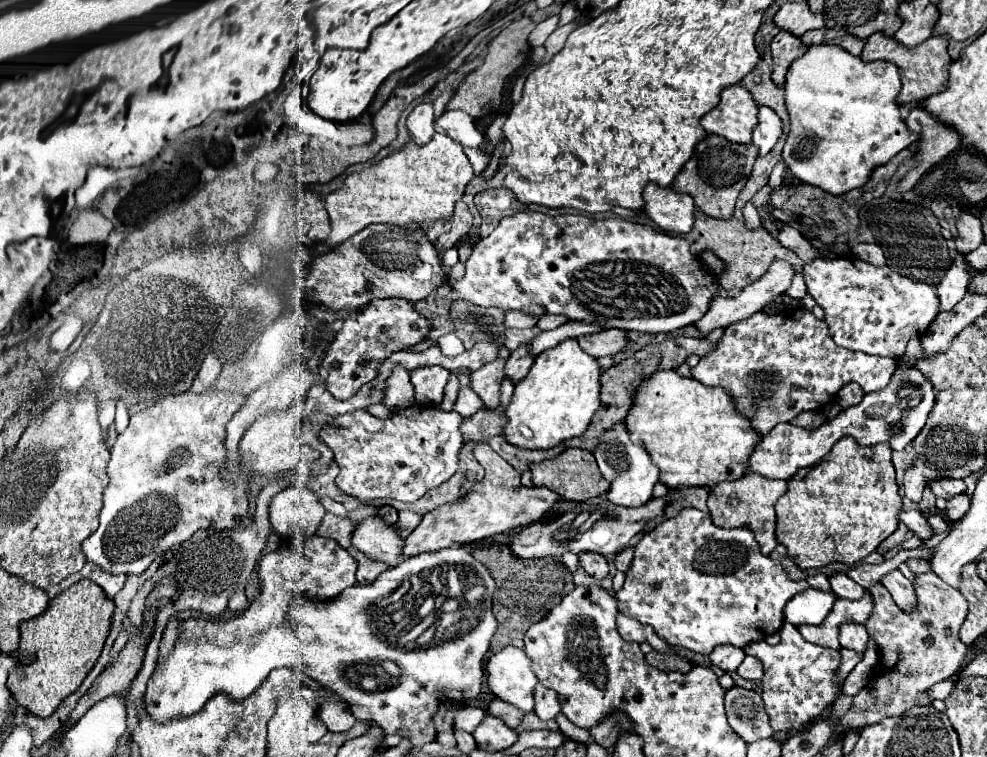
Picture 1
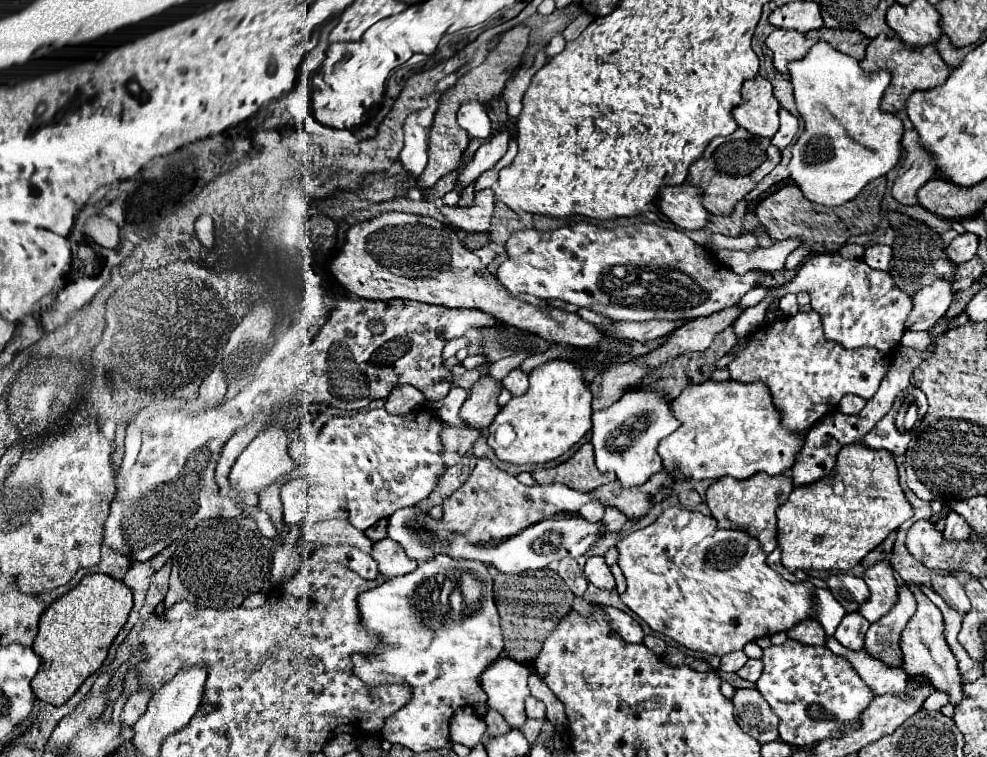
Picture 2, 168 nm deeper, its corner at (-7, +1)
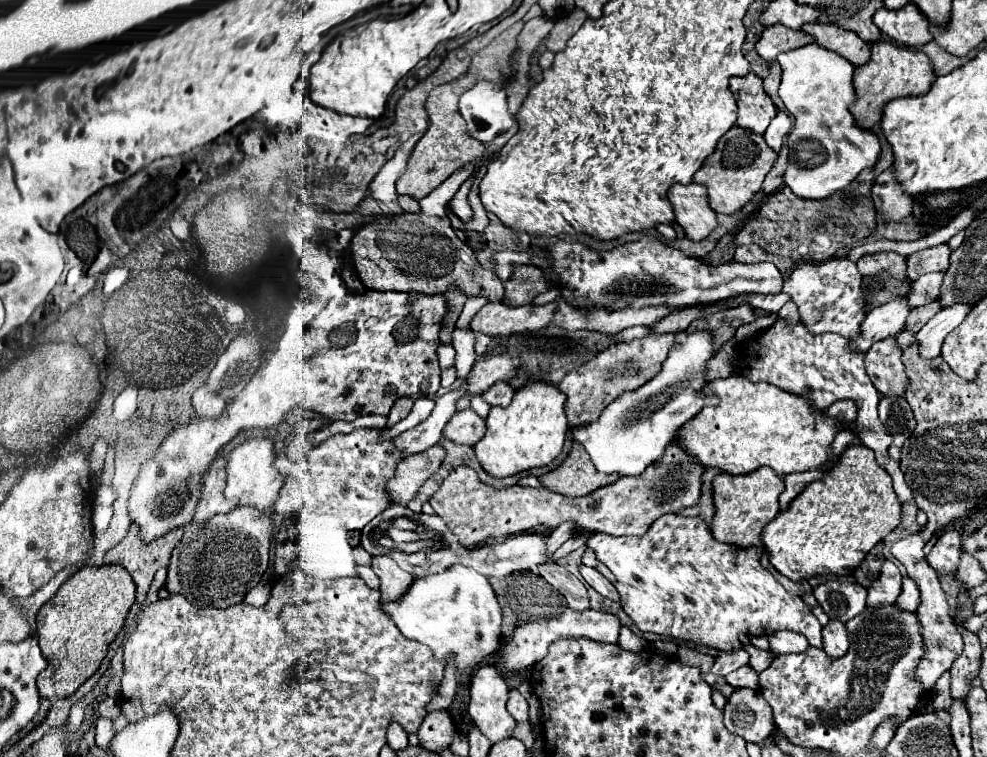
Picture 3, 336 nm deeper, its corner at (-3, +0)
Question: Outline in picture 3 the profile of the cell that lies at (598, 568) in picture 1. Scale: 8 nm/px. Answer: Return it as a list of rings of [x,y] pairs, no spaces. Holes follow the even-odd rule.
[[[581,565],[579,571],[581,571],[583,579],[585,579],[599,595],[603,595],[603,597],[607,597],[607,599],[611,599],[611,601],[619,601],[619,593],[617,593],[617,589],[613,587],[613,583],[607,581],[597,569],[591,569],[591,567]]]

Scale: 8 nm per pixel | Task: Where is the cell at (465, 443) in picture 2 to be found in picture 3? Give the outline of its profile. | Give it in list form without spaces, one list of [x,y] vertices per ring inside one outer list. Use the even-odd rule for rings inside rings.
[[[437,445],[429,447],[423,453],[411,455],[397,463],[395,475],[387,481],[387,497],[393,505],[407,505],[411,497],[419,491],[427,477],[431,477],[443,463],[445,451]]]

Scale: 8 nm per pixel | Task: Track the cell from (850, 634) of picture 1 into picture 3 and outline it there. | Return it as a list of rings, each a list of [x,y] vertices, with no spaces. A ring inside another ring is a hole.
[[[829,621],[823,627],[823,651],[831,657],[831,659],[839,659],[845,655],[847,647],[849,647],[849,639],[847,639],[847,629],[843,627],[841,621]]]

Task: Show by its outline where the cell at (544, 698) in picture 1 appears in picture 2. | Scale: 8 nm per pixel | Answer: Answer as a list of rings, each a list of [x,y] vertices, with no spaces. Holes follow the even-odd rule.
[[[533,696],[527,698],[525,702],[525,712],[527,712],[527,718],[539,718],[539,720],[545,720],[545,704]]]

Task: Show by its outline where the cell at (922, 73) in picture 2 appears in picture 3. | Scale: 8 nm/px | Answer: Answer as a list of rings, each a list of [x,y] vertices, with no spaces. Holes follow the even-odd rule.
[[[877,41],[871,45],[871,61],[863,67],[857,67],[853,73],[855,101],[851,103],[849,111],[861,129],[871,129],[879,123],[885,103],[897,97],[925,95],[931,89],[933,81],[935,73],[931,71],[931,61],[927,55],[923,55],[923,51],[897,45],[893,41]]]

